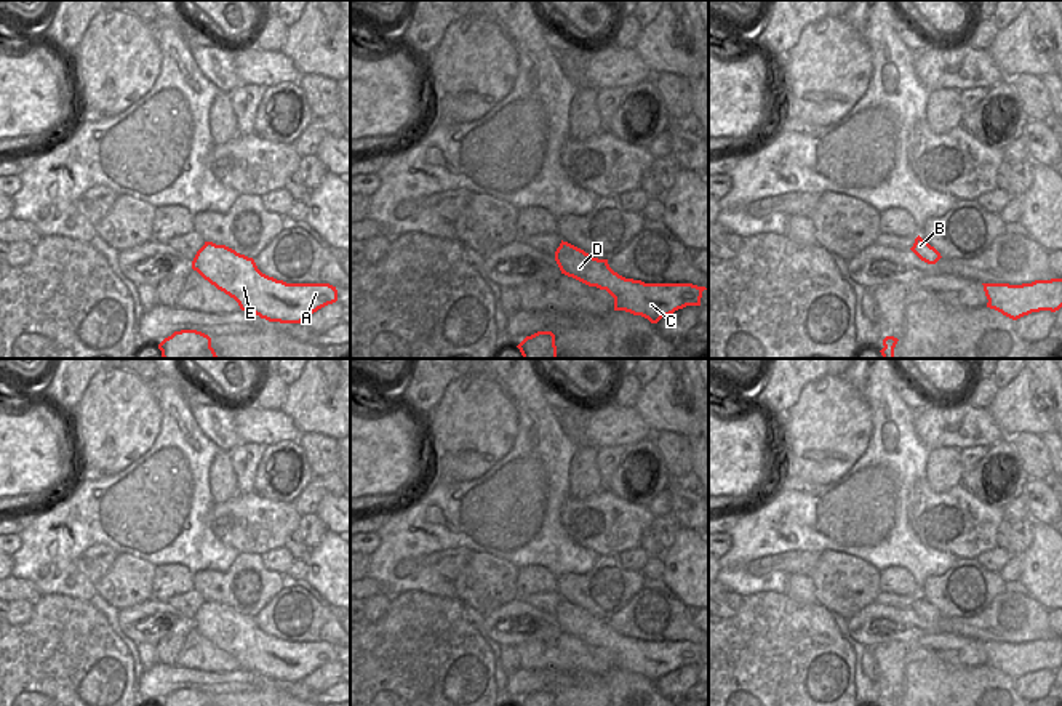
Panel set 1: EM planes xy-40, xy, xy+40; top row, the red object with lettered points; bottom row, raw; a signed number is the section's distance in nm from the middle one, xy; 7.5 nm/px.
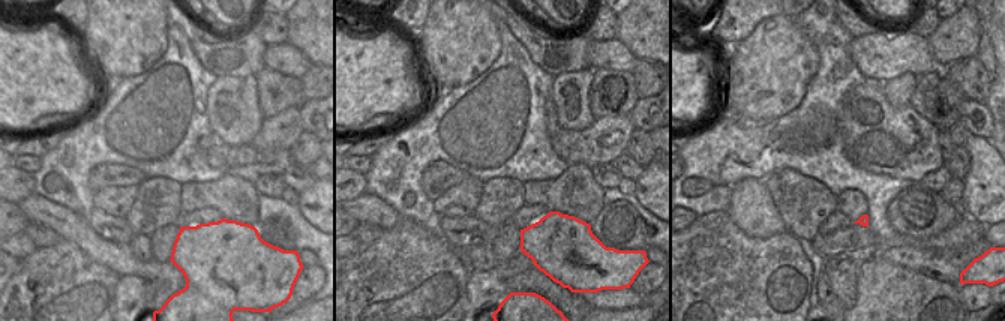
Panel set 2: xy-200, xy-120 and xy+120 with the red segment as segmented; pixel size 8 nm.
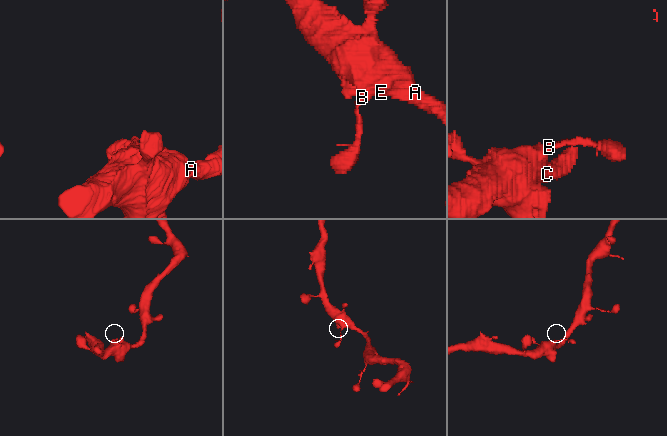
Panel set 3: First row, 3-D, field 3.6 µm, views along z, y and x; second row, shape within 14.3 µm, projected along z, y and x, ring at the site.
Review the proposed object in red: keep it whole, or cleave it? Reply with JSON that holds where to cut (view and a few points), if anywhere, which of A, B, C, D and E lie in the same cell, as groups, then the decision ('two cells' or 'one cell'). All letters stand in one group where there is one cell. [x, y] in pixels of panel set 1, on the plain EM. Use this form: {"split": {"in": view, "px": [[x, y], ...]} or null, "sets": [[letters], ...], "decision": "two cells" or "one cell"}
{"split": null, "sets": [["A", "B", "C", "D", "E"]], "decision": "one cell"}

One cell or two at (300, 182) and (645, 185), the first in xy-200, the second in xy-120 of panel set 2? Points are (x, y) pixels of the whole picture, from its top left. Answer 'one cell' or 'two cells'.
two cells

